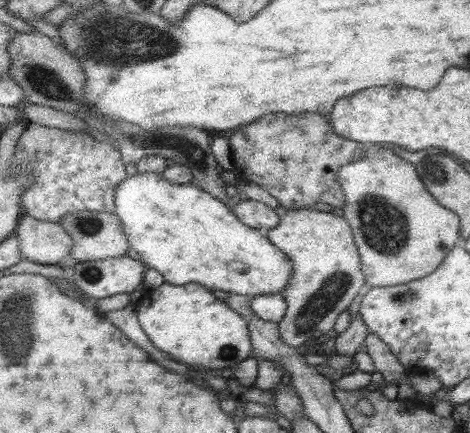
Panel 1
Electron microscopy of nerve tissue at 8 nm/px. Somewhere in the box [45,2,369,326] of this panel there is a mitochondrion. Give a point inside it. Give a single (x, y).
(113, 41)

